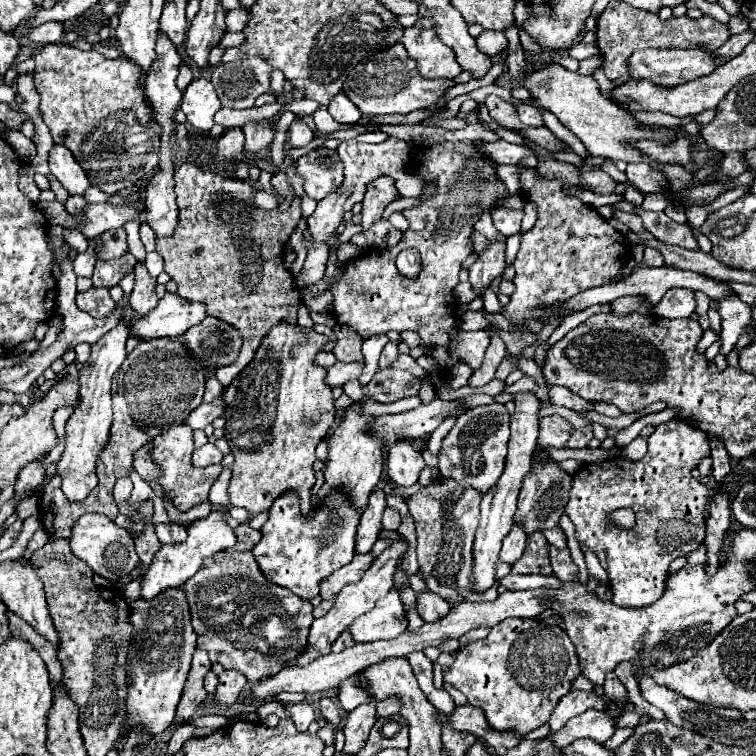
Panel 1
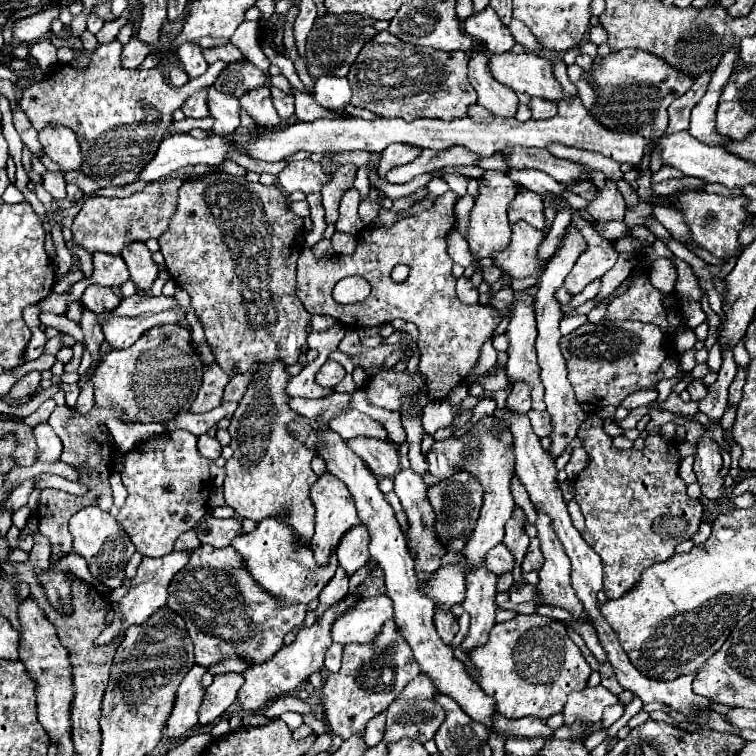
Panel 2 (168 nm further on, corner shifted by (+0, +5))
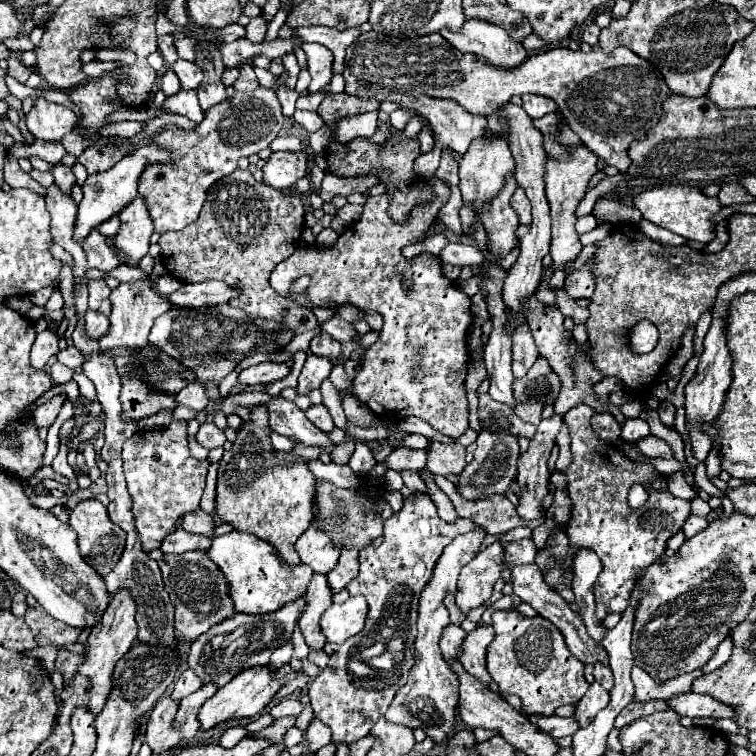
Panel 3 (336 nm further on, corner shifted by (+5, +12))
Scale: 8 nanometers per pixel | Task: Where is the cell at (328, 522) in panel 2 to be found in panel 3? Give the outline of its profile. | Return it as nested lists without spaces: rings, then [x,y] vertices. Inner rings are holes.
[[[317,522],[297,540],[295,550],[303,564],[307,564],[315,574],[327,574],[335,568],[341,550],[331,542],[331,538],[317,528]]]

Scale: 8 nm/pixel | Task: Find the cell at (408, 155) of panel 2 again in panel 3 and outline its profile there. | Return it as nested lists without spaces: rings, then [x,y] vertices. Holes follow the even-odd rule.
[[[423,126],[423,130],[419,132],[419,144],[421,144],[421,152],[429,152],[435,144],[435,138],[433,138],[433,130],[427,130],[427,126]]]

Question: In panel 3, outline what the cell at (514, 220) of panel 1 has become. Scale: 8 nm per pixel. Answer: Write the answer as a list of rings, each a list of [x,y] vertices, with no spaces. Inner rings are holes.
[[[517,188],[517,192],[511,198],[511,206],[517,212],[521,224],[531,224],[531,204],[529,204],[523,188]]]

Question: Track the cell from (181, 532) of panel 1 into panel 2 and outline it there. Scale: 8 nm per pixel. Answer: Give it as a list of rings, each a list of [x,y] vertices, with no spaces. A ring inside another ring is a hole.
[[[186,531],[186,533],[180,535],[180,539],[176,539],[176,543],[174,543],[174,549],[176,549],[176,551],[182,551],[182,549],[192,551],[192,549],[196,549],[196,547],[200,547],[200,541],[198,541],[198,537],[196,537],[194,531]]]

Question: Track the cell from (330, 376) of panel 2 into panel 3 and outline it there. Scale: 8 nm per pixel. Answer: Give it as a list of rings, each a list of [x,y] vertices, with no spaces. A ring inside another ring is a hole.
[[[309,354],[307,360],[305,360],[305,366],[303,366],[303,370],[301,370],[299,378],[297,378],[297,386],[295,386],[297,394],[299,396],[307,396],[311,390],[319,388],[321,382],[325,378],[329,378],[329,374],[331,374],[329,358]]]

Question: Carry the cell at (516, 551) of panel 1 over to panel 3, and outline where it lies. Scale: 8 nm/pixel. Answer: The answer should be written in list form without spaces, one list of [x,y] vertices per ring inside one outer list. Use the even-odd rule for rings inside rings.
[[[498,540],[463,566],[459,590],[455,594],[457,608],[467,616],[469,610],[485,604],[493,594],[493,584],[501,578],[503,548]]]

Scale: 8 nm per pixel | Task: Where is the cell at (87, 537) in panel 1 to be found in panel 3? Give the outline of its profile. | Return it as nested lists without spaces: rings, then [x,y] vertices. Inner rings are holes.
[[[93,498],[83,500],[83,502],[79,502],[75,506],[75,510],[73,510],[71,518],[69,518],[69,526],[77,532],[79,550],[81,550],[83,560],[89,566],[93,566],[101,576],[107,576],[121,558],[121,552],[125,548],[125,532],[107,518],[105,506],[101,502],[97,502],[97,500],[93,500]]]

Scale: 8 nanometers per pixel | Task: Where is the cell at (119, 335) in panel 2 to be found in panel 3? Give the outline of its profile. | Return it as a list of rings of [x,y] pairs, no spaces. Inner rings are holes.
[[[87,310],[87,312],[85,312],[85,328],[87,328],[87,334],[89,334],[89,336],[101,338],[101,336],[109,330],[109,318],[107,318],[105,314]]]

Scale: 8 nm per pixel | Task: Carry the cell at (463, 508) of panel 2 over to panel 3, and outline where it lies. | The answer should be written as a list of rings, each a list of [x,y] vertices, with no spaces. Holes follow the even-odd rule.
[[[487,426],[477,436],[475,460],[465,466],[459,474],[461,486],[457,486],[459,494],[467,500],[479,500],[481,496],[491,496],[495,492],[505,492],[517,474],[517,458],[519,458],[519,442],[517,436],[511,434],[495,434]]]

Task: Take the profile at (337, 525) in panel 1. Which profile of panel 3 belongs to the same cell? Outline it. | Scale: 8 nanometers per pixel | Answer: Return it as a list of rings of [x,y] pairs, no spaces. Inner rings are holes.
[[[229,532],[225,536],[213,538],[207,554],[223,572],[223,576],[227,576],[227,582],[231,582],[235,612],[241,614],[267,614],[279,610],[283,604],[299,598],[307,590],[307,584],[313,576],[311,568],[307,568],[305,564],[283,564],[271,544],[245,532]]]

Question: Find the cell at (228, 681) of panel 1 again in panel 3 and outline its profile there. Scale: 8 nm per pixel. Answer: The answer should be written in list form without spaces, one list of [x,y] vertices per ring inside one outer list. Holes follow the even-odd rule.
[[[207,684],[201,686],[197,692],[193,692],[191,696],[183,698],[179,704],[179,710],[175,714],[175,728],[181,730],[183,740],[193,740],[197,730],[199,730],[199,720],[197,720],[197,712],[203,706],[203,702],[207,698],[211,698],[217,692],[215,684]]]

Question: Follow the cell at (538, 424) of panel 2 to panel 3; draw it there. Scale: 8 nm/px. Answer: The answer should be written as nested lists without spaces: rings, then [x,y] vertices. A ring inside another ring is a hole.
[[[539,358],[527,376],[513,382],[515,396],[515,414],[523,422],[539,424],[543,404],[554,403],[559,394],[559,376],[555,376],[553,368],[549,368],[545,358]]]

